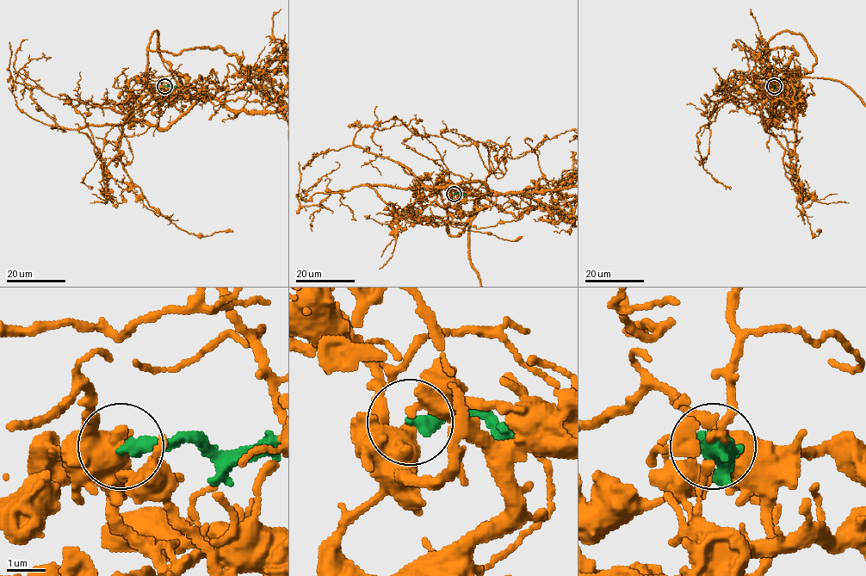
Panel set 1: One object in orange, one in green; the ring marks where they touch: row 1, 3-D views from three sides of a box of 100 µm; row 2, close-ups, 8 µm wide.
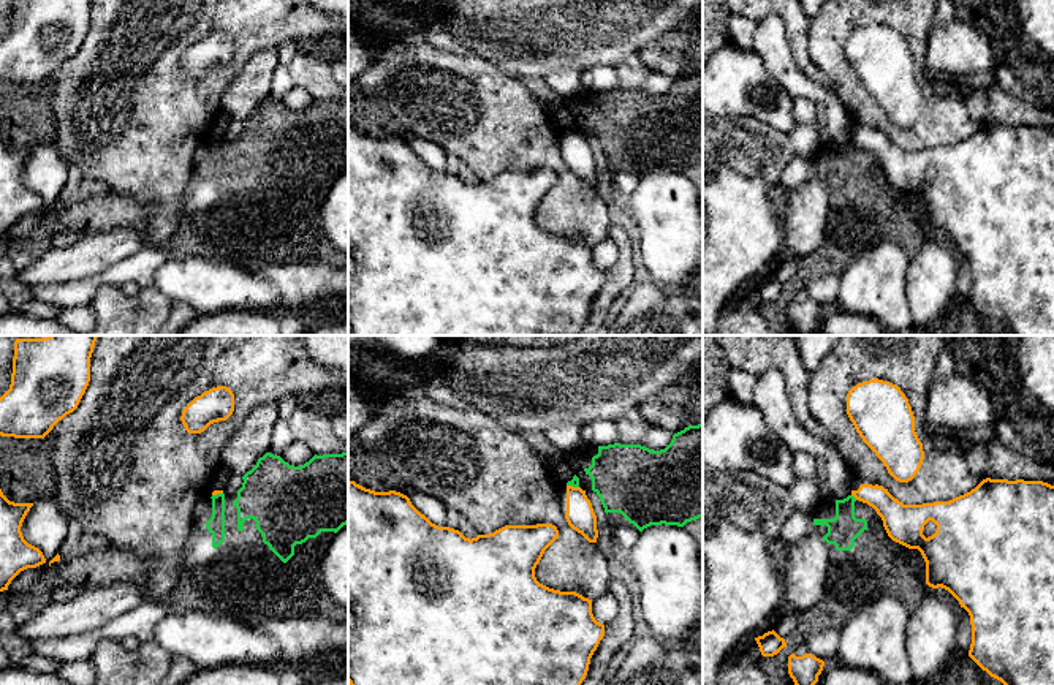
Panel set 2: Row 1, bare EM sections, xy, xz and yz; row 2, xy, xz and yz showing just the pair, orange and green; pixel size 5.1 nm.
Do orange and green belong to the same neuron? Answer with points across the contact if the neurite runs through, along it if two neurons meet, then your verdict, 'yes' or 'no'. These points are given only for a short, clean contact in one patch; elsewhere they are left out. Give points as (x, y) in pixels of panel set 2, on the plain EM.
along yz (852, 140), (856, 144) | no

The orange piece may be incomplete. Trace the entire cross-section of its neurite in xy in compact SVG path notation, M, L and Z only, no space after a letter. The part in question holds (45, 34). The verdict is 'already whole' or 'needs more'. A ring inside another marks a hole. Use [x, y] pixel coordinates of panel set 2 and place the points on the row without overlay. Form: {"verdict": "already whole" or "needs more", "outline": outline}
{"verdict": "already whole", "outline": "M14 0L9 35L0 43L0 81L14 84L44 84L52 73L73 59L90 27L92 0Z"}

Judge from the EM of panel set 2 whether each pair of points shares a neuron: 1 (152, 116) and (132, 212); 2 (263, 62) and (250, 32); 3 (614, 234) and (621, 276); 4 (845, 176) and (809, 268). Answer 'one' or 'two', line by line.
1: two
2: two
3: one
4: one

